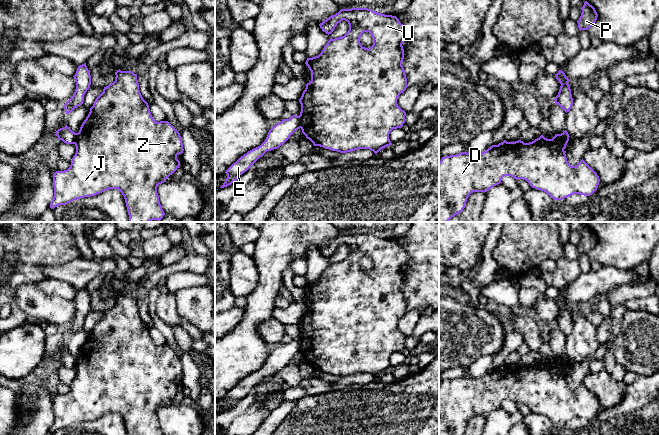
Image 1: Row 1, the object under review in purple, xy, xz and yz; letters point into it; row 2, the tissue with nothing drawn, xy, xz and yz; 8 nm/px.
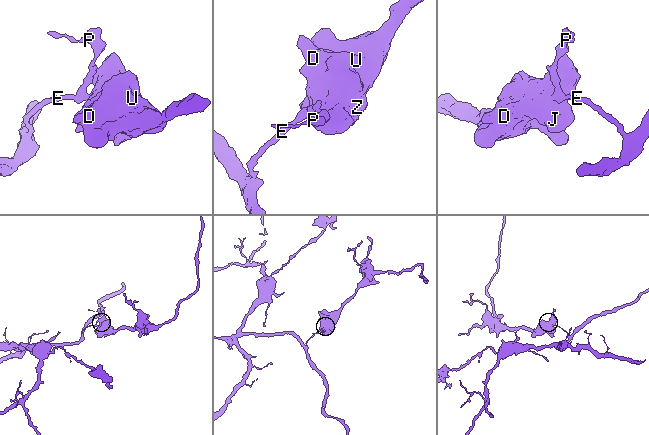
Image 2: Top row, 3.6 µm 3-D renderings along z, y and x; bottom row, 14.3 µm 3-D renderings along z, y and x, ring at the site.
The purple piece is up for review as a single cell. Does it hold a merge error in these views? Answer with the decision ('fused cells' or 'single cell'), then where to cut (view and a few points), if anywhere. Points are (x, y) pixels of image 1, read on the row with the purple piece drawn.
fused cells; cut xz (298, 116), (301, 127)

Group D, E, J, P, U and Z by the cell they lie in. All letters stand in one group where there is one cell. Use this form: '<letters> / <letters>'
D J U Z / E P

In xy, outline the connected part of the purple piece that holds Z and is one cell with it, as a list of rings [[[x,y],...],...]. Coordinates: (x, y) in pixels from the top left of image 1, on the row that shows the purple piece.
[[[119,69],[115,75],[115,81],[104,87],[76,134],[76,153],[70,167],[53,174],[54,196],[50,208],[95,196],[109,189],[118,189],[124,196],[129,222],[160,221],[165,213],[159,201],[157,187],[166,182],[179,168],[180,161],[177,155],[184,151],[182,139],[180,133],[168,121],[157,122],[153,119],[149,105],[140,93],[137,74]]]

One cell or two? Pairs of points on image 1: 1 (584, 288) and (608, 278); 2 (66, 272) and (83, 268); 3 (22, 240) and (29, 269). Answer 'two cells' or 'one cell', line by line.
1: one cell
2: one cell
3: one cell

